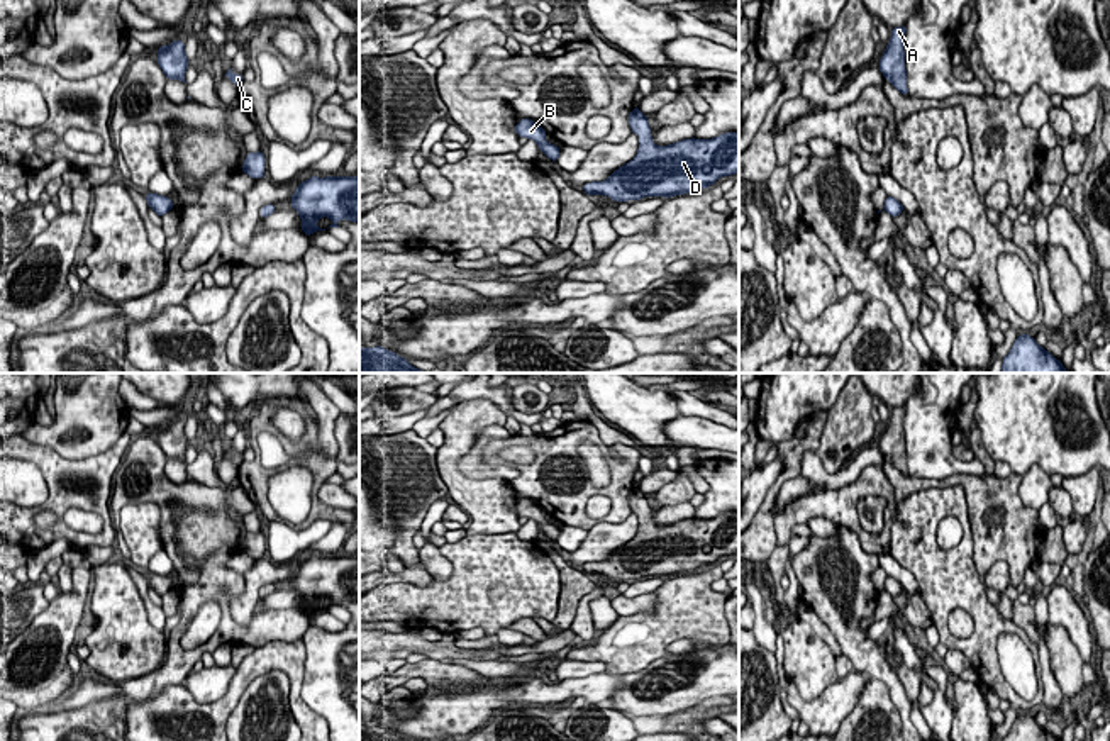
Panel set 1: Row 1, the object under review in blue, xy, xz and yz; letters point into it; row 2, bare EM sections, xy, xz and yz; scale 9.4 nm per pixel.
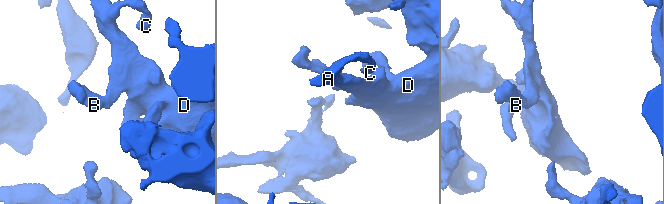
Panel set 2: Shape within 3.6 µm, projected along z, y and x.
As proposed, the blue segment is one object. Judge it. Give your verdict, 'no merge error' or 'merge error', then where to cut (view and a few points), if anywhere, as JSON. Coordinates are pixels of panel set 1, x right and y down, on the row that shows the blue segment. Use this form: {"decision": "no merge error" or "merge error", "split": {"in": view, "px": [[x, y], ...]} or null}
{"decision": "no merge error", "split": null}

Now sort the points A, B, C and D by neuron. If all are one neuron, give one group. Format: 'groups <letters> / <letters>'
groups A B C D

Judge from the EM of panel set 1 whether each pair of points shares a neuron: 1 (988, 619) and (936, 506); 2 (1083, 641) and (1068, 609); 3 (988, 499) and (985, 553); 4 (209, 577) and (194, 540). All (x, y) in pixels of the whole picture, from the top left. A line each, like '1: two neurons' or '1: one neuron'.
1: one neuron
2: one neuron
3: one neuron
4: two neurons

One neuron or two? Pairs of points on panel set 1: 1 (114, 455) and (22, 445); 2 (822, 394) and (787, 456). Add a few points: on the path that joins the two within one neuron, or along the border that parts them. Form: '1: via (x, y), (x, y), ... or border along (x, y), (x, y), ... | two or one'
1: via (92, 468), (55, 468), (44, 458) | one
2: border along (826, 409), (821, 409), (810, 419) | two

